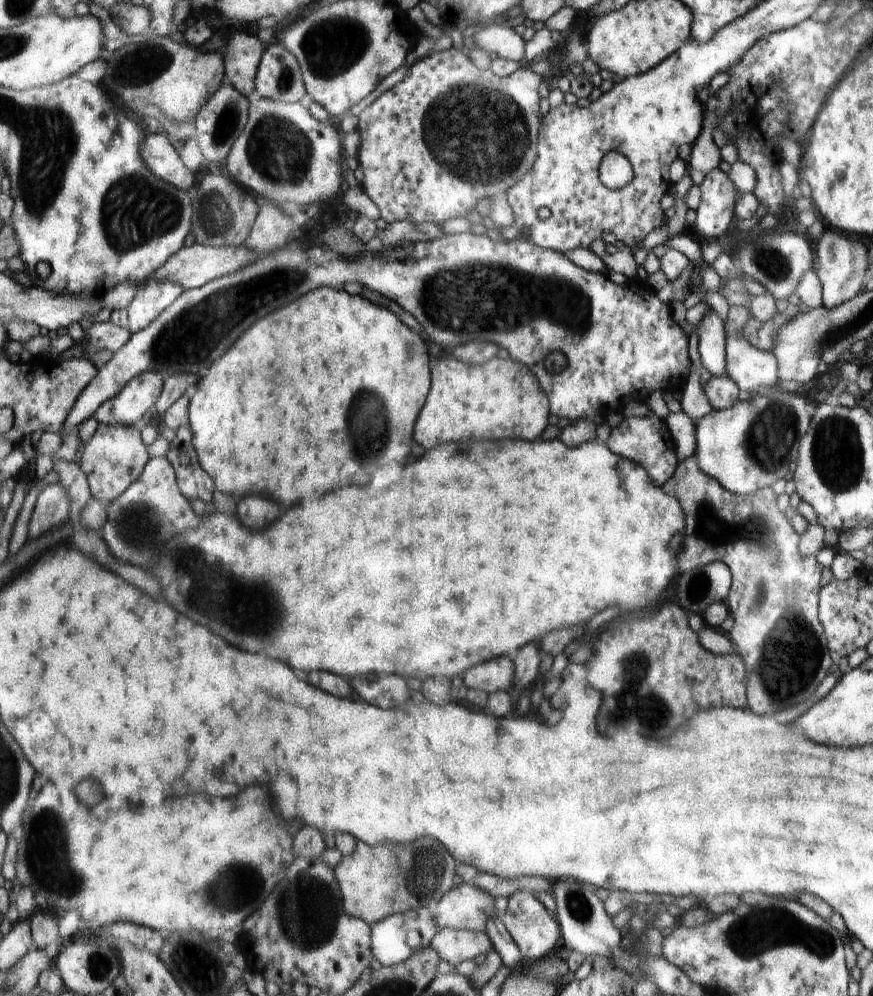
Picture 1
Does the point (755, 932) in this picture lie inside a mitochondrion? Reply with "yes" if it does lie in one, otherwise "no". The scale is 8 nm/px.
yes

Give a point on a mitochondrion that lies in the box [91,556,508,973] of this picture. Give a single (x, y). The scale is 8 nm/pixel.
(238, 885)

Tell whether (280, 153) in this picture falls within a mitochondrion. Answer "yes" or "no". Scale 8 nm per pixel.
yes

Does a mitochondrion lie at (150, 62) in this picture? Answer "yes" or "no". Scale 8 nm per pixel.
yes

